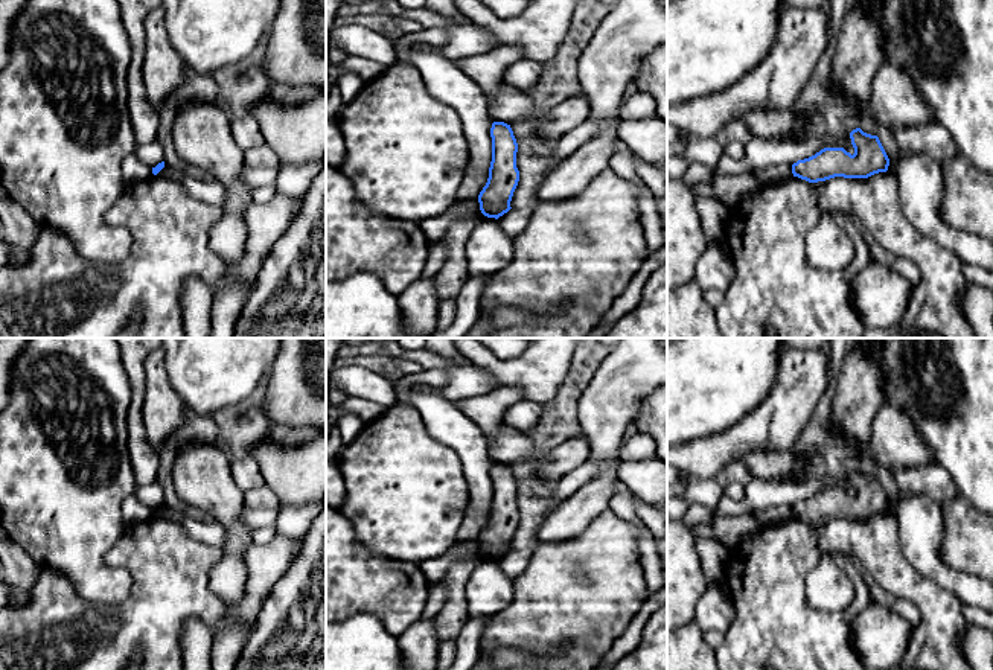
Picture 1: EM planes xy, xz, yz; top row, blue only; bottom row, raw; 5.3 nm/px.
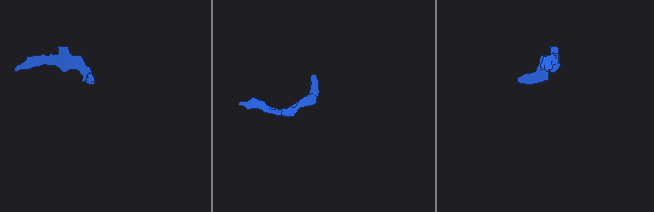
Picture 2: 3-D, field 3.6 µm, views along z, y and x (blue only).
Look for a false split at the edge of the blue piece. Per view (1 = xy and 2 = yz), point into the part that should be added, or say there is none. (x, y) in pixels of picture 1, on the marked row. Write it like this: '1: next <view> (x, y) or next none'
1: next none
2: next none

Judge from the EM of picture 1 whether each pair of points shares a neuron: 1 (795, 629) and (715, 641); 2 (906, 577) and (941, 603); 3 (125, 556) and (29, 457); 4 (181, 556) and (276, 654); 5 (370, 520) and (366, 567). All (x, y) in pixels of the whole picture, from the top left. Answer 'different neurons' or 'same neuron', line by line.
1: different neurons
2: same neuron
3: different neurons
4: different neurons
5: different neurons

